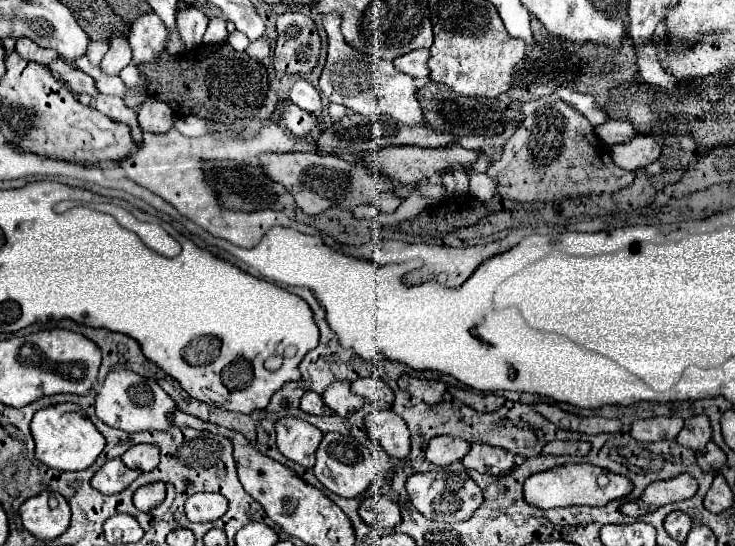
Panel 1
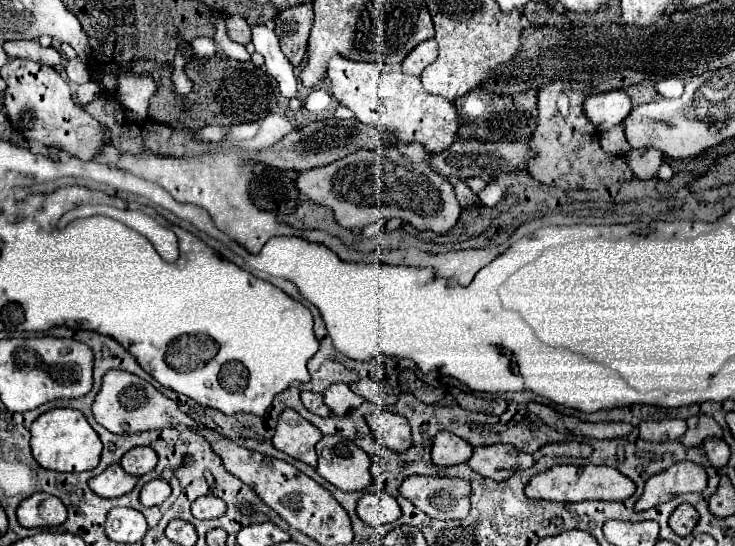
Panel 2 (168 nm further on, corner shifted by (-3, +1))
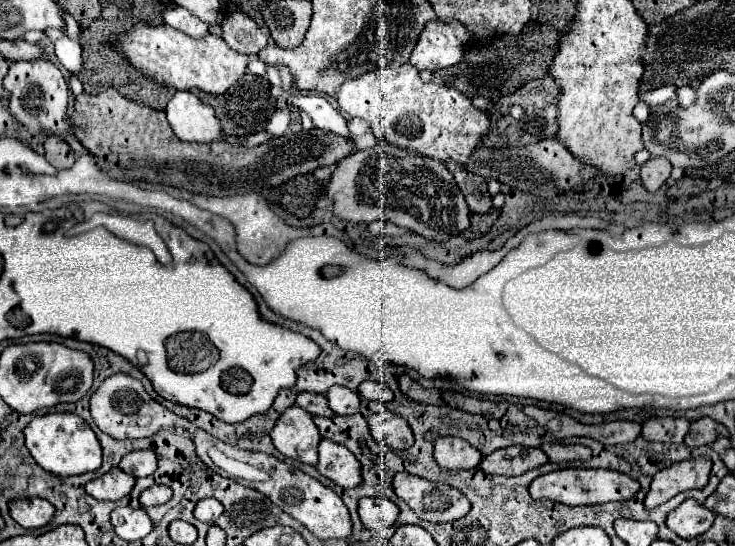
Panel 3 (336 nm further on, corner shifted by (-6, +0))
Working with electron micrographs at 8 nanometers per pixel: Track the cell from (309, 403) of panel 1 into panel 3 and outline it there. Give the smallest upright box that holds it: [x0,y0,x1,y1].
[297,393,335,417]

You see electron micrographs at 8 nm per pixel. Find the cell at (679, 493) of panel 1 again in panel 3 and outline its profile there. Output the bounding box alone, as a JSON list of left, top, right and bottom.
[645,457,711,509]

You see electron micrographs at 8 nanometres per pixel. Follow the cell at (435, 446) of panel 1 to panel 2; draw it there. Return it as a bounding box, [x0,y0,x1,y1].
[432,432,474,466]

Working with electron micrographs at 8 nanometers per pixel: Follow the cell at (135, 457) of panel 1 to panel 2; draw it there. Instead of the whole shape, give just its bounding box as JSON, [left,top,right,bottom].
[120,448,158,476]

